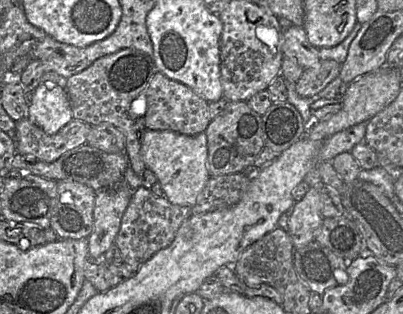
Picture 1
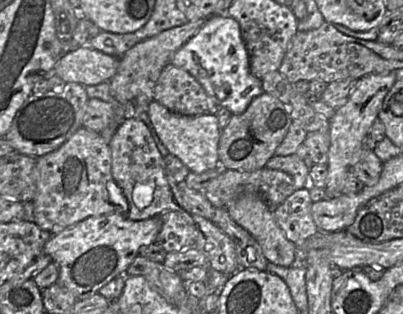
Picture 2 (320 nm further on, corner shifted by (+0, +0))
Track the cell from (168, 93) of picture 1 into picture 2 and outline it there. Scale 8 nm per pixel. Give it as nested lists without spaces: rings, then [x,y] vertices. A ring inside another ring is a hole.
[[[172,64],[162,70],[153,99],[170,111],[187,116],[216,115],[221,108],[189,72]]]

